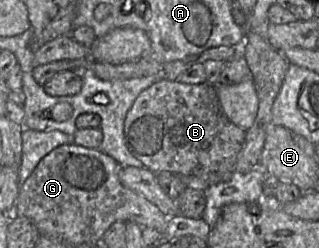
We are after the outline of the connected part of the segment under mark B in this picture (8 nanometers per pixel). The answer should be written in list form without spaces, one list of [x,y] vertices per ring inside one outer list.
[[[160,80],[150,87],[143,90],[136,100],[134,101],[132,107],[128,111],[125,121],[124,121],[124,138],[125,144],[129,151],[131,152],[133,158],[139,162],[139,166],[132,165],[133,167],[143,167],[155,174],[161,172],[169,172],[176,175],[180,175],[186,178],[199,178],[204,175],[208,175],[211,173],[227,173],[229,172],[235,164],[235,161],[241,151],[244,141],[245,141],[246,130],[236,126],[233,124],[223,113],[216,88],[213,84],[209,84],[208,82],[200,83],[200,84],[187,84],[178,82],[176,80]]]

